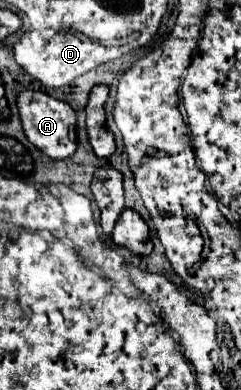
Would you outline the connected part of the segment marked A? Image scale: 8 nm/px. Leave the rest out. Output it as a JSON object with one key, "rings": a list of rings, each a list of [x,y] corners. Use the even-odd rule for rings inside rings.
{"rings":[[[23,90],[17,94],[17,108],[21,116],[21,124],[25,130],[27,140],[39,148],[43,154],[55,158],[55,160],[65,160],[77,150],[77,116],[73,108],[61,100],[51,98],[45,92],[33,92],[33,90]]]}

